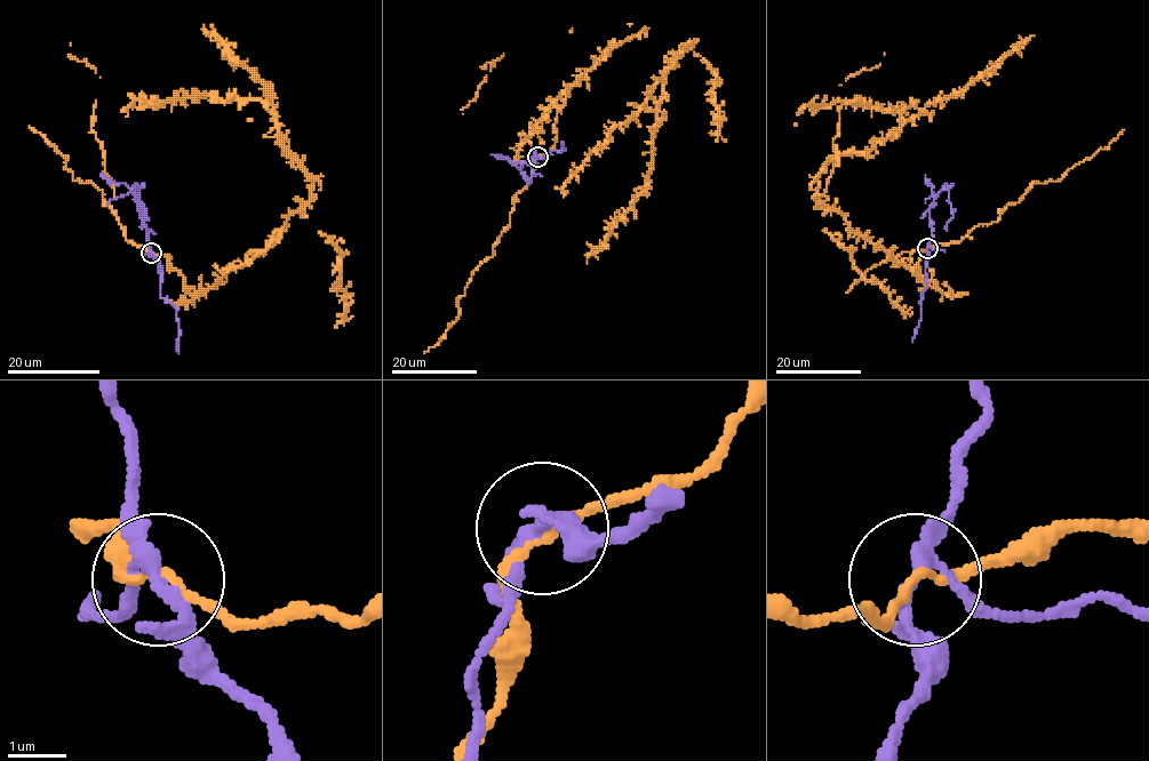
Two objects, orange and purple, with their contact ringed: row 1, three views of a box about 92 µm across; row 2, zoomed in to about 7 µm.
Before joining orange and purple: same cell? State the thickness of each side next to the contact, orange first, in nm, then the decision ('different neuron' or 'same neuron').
calibres 130 and 200 nm; different neuron

